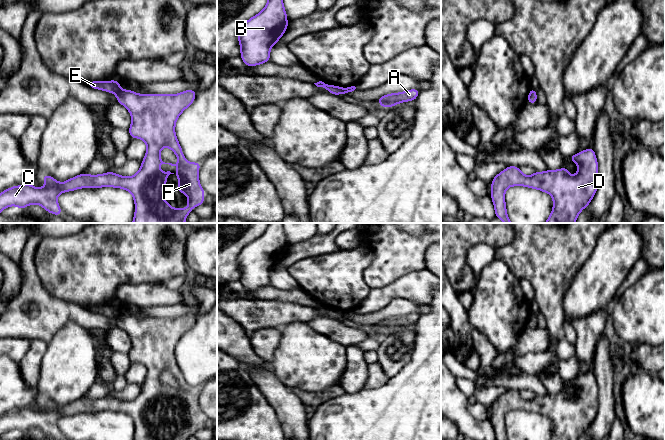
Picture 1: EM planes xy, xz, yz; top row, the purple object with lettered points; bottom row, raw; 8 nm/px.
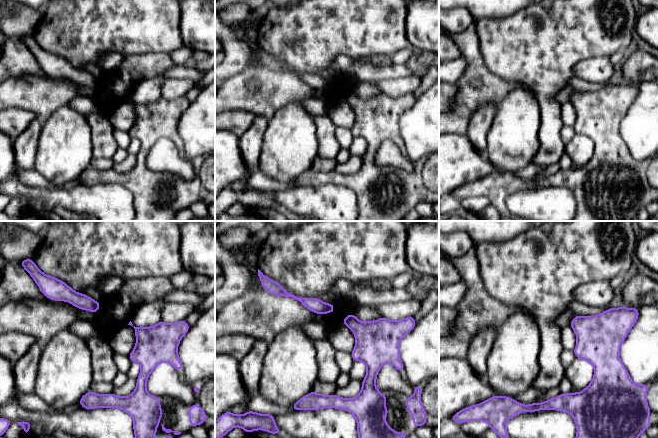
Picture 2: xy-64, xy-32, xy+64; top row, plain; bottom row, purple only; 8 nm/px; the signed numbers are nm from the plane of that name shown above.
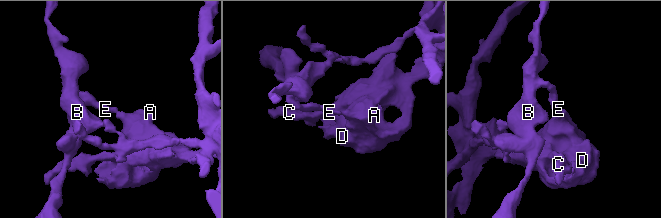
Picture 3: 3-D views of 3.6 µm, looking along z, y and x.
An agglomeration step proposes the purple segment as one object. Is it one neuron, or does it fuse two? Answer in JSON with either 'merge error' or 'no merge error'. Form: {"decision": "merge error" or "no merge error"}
{"decision": "merge error"}

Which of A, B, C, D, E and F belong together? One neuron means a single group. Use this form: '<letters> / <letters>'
A C D F / B E

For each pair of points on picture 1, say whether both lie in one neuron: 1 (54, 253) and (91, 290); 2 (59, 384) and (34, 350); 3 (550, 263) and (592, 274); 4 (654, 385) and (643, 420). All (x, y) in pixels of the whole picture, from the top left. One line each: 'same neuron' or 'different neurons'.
1: same neuron
2: different neurons
3: different neurons
4: same neuron

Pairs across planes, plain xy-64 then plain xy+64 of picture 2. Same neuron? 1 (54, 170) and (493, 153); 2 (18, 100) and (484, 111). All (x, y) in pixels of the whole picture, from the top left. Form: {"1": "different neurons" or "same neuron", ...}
{"1": "same neuron", "2": "different neurons"}

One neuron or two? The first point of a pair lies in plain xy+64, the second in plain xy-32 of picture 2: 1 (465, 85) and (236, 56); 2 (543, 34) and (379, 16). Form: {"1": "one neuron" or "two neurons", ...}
{"1": "two neurons", "2": "one neuron"}

